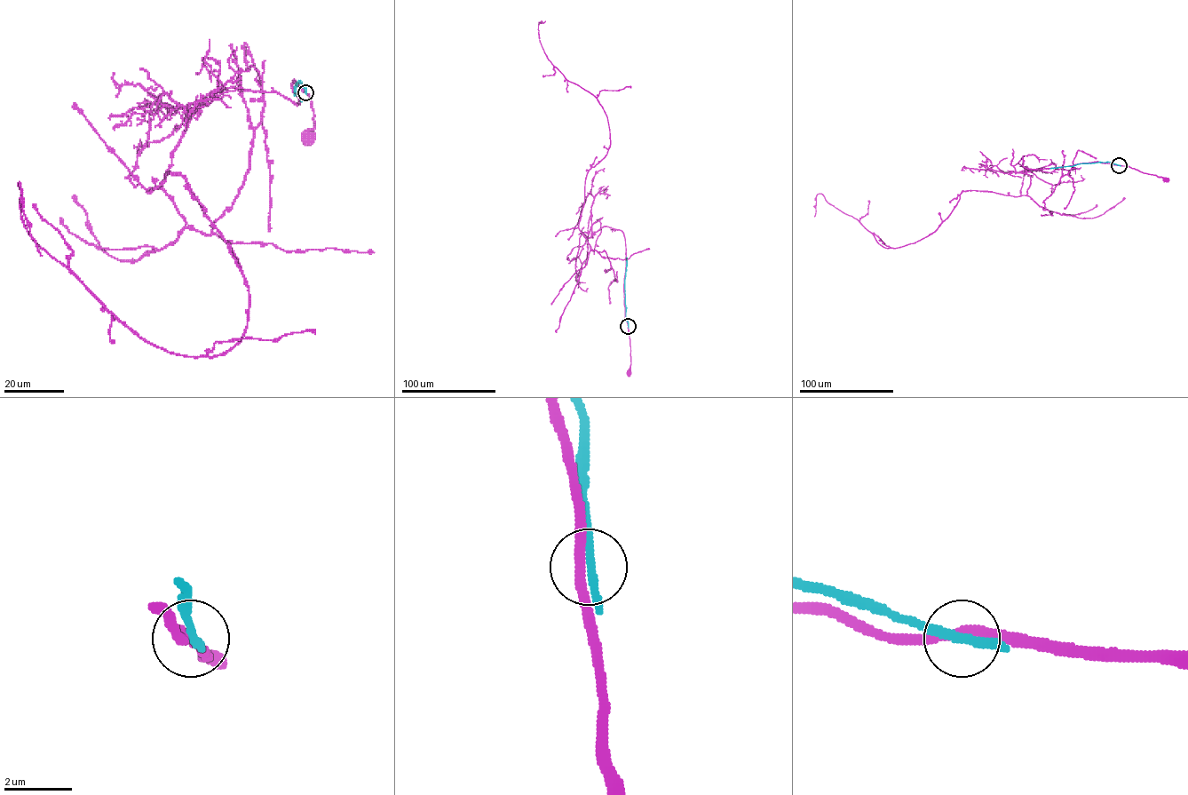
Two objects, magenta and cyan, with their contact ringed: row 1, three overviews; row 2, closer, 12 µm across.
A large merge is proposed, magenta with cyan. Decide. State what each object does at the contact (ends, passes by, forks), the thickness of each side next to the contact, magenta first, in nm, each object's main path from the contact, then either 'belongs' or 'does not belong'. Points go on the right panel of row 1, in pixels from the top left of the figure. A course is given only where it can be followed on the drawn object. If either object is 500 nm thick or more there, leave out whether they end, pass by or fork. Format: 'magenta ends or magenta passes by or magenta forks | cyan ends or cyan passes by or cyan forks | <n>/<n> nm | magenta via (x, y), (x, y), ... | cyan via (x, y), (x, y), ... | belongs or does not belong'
magenta passes by | cyan passes by | 280/240 nm | magenta via (1119, 165), (1166, 178) | cyan via (1119, 165), (1097, 162), (1049, 168) | does not belong

